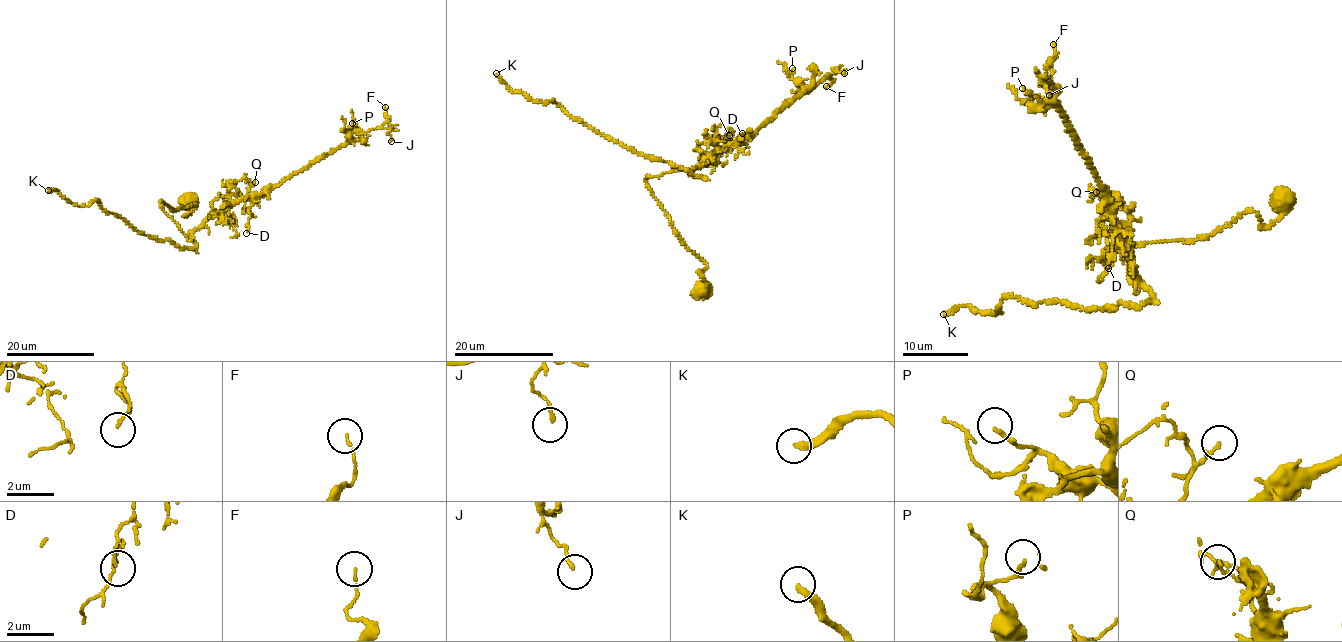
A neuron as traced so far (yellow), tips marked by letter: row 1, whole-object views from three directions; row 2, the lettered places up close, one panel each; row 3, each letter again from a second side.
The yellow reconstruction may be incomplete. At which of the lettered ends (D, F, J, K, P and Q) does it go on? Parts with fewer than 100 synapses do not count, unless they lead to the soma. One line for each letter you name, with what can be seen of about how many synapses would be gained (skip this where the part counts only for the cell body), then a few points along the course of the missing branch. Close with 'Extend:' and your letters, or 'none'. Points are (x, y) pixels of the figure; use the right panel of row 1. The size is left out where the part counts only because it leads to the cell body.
K: 140 syn | (943, 314), (922, 304), (916, 288), (911, 284)
Extend: K

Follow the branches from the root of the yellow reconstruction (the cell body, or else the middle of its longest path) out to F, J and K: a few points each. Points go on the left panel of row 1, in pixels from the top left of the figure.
F: (188, 202), (186, 217), (196, 206), (159, 202), (190, 241), (213, 215), (379, 127), (385, 107)
J: (188, 202), (186, 217), (196, 206), (159, 202), (190, 241), (213, 215), (371, 130), (387, 127), (391, 141)
K: (188, 202), (186, 217), (196, 206), (159, 202), (191, 249), (48, 190)

